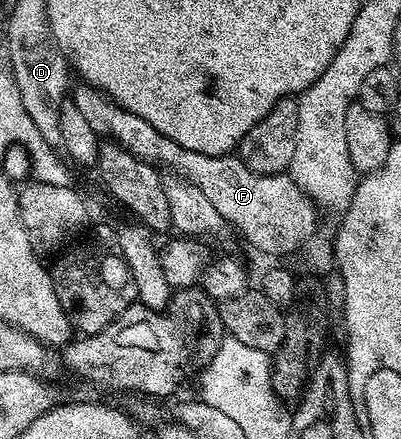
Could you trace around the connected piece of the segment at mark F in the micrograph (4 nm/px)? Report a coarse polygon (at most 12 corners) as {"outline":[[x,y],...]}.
{"outline":[[87,83],[71,99],[98,137],[203,190],[265,256],[314,235],[292,176],[187,150]]}

